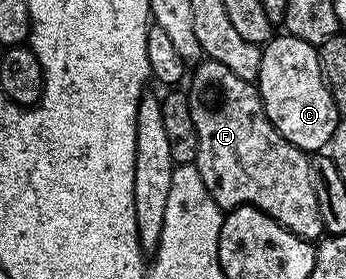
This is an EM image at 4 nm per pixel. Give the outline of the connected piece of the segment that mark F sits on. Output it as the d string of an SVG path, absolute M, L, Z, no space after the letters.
M208 58L202 59L194 68L197 69L194 72L192 69L187 95L191 102L191 119L194 120L195 130L199 134L199 150L195 163L211 198L223 210L250 204L252 208L263 210L268 216L275 218L275 222L291 230L291 234L310 242L320 241L325 227L323 218L319 218L319 198L315 198L313 175L309 169L310 157L300 152L291 142L284 140L275 130L275 126L267 118L261 104L261 94L254 81L239 78L239 74L227 70L223 62Z

